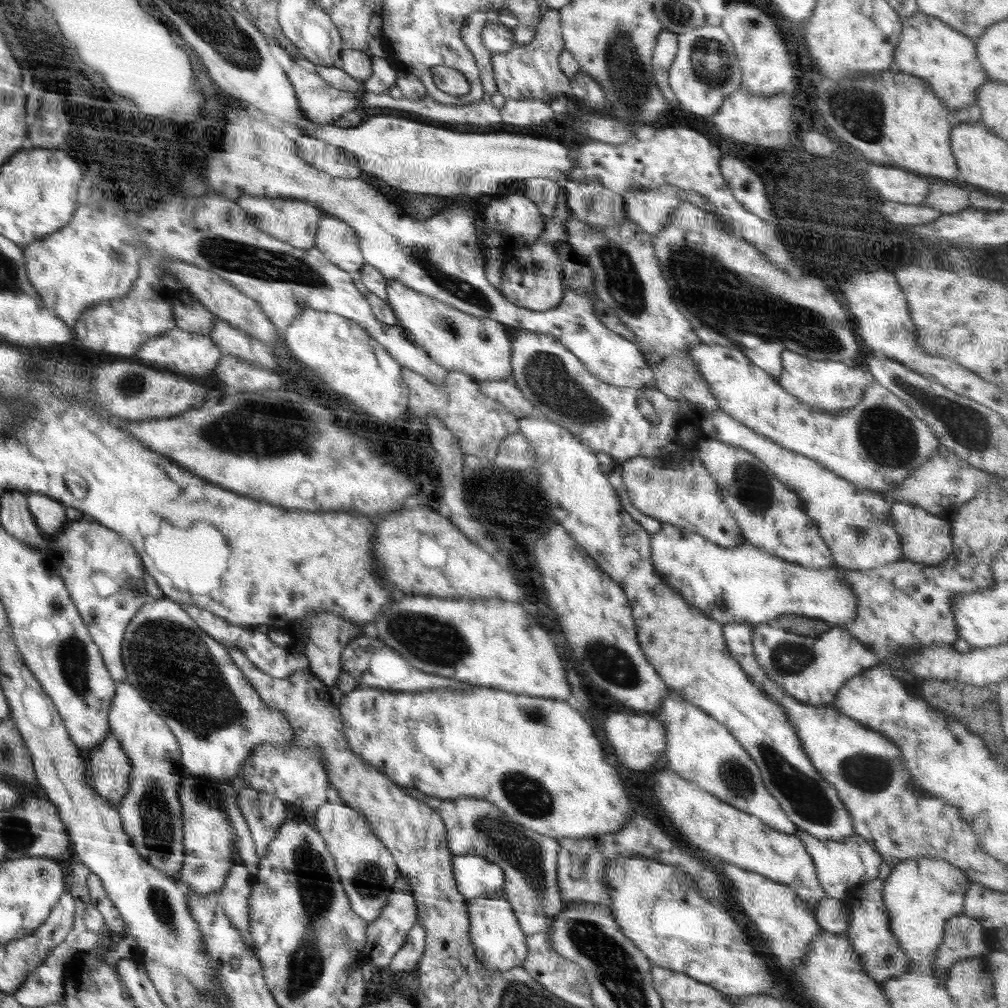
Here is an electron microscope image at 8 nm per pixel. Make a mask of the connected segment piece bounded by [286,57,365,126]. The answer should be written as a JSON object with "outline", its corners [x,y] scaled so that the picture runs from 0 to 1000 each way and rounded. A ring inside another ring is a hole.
{"outline":[[[301,57],[290,59],[284,74],[286,74],[286,78],[288,78],[288,82],[290,82],[292,90],[294,90],[294,96],[296,96],[302,116],[308,118],[313,124],[330,123],[341,112],[351,109],[360,110],[360,106],[357,105],[357,97],[361,95],[362,89],[342,90],[327,85],[315,72],[314,64]]]}

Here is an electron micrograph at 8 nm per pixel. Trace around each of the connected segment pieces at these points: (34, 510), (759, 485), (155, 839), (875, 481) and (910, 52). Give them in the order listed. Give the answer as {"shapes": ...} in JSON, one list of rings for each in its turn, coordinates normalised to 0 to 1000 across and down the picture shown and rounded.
{"shapes":[[[[37,489],[28,491],[28,495],[31,498],[31,509],[35,511],[36,518],[44,528],[58,530],[67,521],[68,515],[65,513],[63,500]]],[[[704,435],[692,438],[690,445],[704,473],[710,476],[712,490],[734,521],[740,538],[798,563],[816,564],[828,561],[824,546],[800,510],[792,491],[772,477],[750,452],[742,446]]],[[[125,676],[115,679],[113,695],[110,697],[110,727],[127,744],[131,752],[131,784],[127,792],[117,798],[122,819],[130,828],[131,838],[150,855],[155,862],[170,870],[178,871],[183,853],[182,812],[177,792],[179,778],[188,768],[180,755],[180,744],[169,721],[151,704],[140,687]]],[[[694,339],[685,343],[683,352],[687,354],[696,375],[702,378],[704,388],[710,394],[716,408],[751,431],[764,435],[781,446],[801,452],[816,464],[843,478],[848,478],[855,485],[877,490],[877,487],[891,483],[895,475],[908,468],[909,464],[920,458],[924,450],[935,442],[925,425],[922,425],[888,391],[879,387],[869,377],[861,380],[861,384],[855,390],[855,396],[849,400],[849,403],[832,410],[820,410],[810,408],[790,393],[782,391],[774,383],[770,374],[766,374],[750,363],[729,344]]],[[[913,12],[895,19],[893,42],[887,50],[882,69],[915,77],[942,110],[968,104],[968,90],[982,78],[969,57],[967,39],[946,30],[933,19]]]]}

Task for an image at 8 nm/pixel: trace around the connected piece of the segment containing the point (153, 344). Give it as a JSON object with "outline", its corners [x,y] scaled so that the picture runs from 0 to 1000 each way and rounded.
{"outline":[[[175,324],[143,339],[143,342],[139,342],[139,346],[134,352],[143,361],[157,365],[157,368],[171,369],[174,372],[183,372],[183,374],[193,377],[196,373],[206,373],[210,368],[213,369],[214,360],[220,351],[208,332]]]}

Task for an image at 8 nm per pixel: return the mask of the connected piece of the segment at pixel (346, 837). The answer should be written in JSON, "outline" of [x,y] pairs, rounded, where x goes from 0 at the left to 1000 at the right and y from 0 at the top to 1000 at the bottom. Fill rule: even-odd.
{"outline":[[[323,795],[313,805],[312,820],[332,851],[333,863],[336,865],[337,875],[349,904],[364,918],[369,918],[384,899],[389,881],[397,871],[388,845],[372,827],[369,827],[362,810],[343,798]]]}

